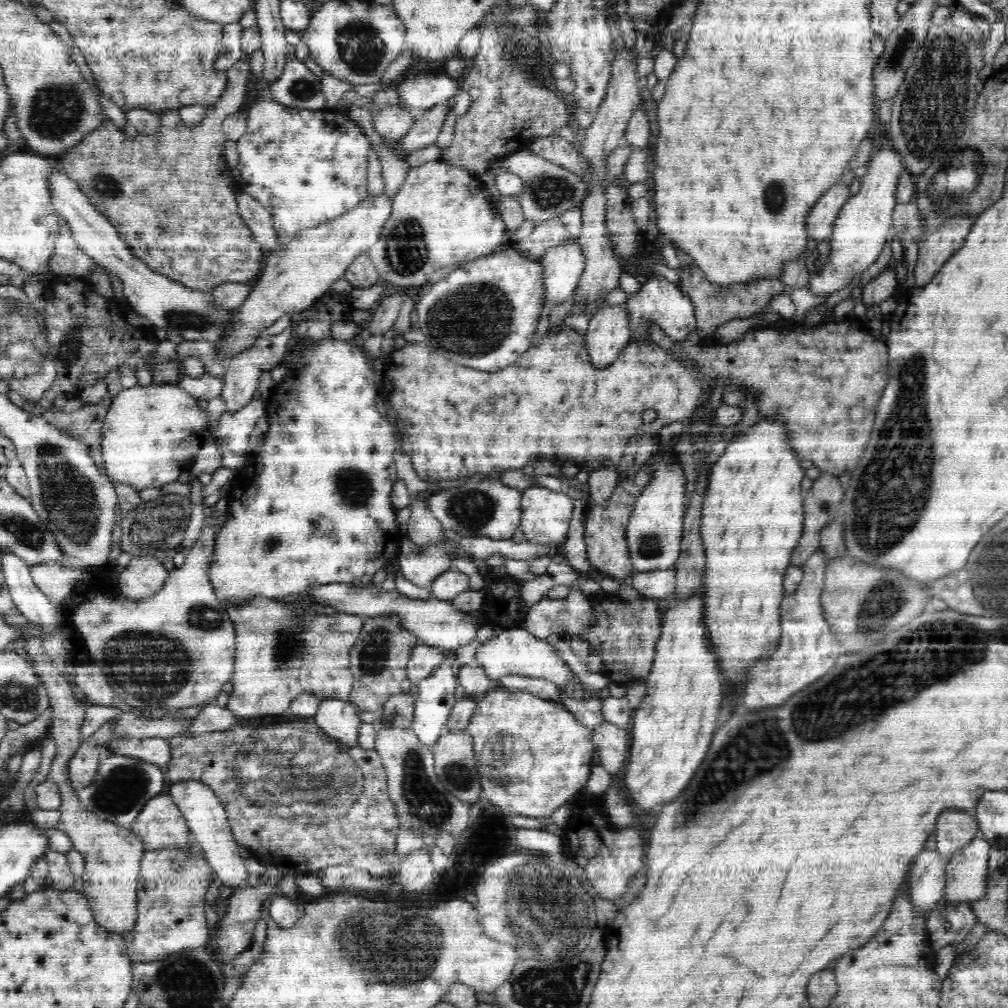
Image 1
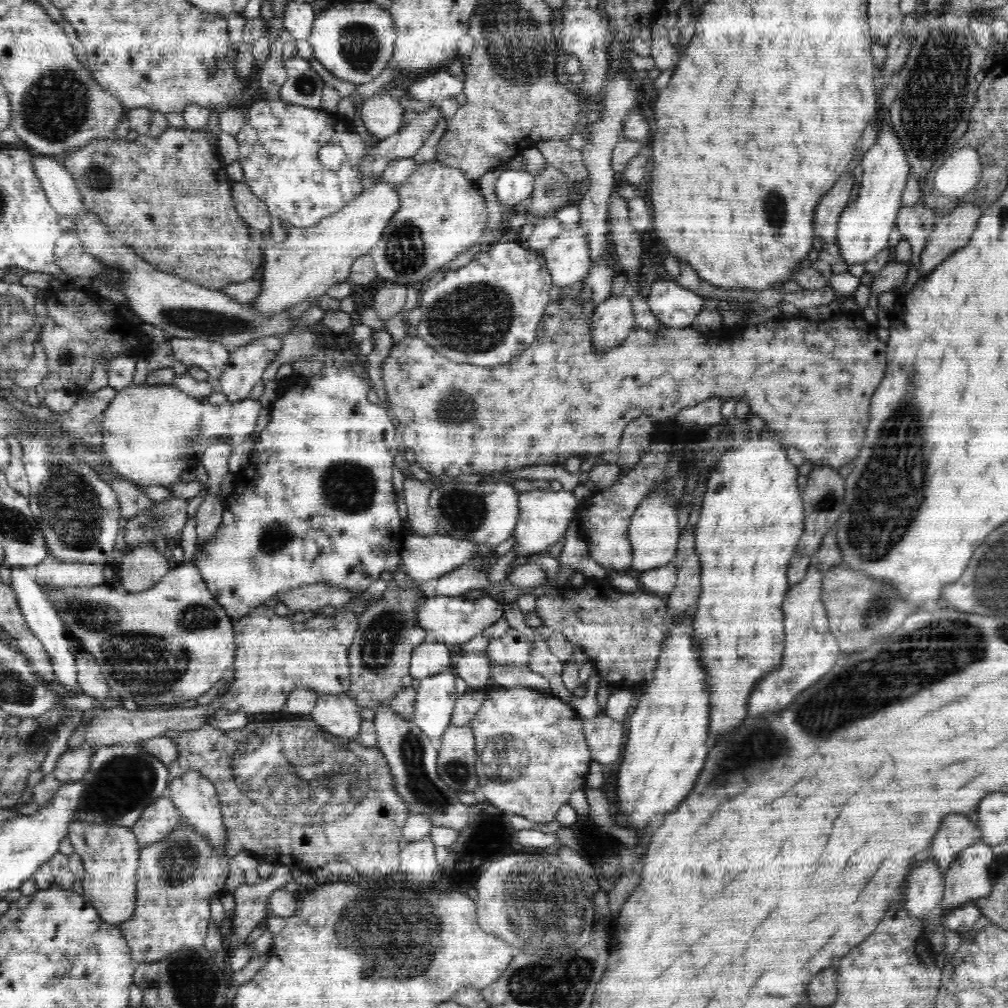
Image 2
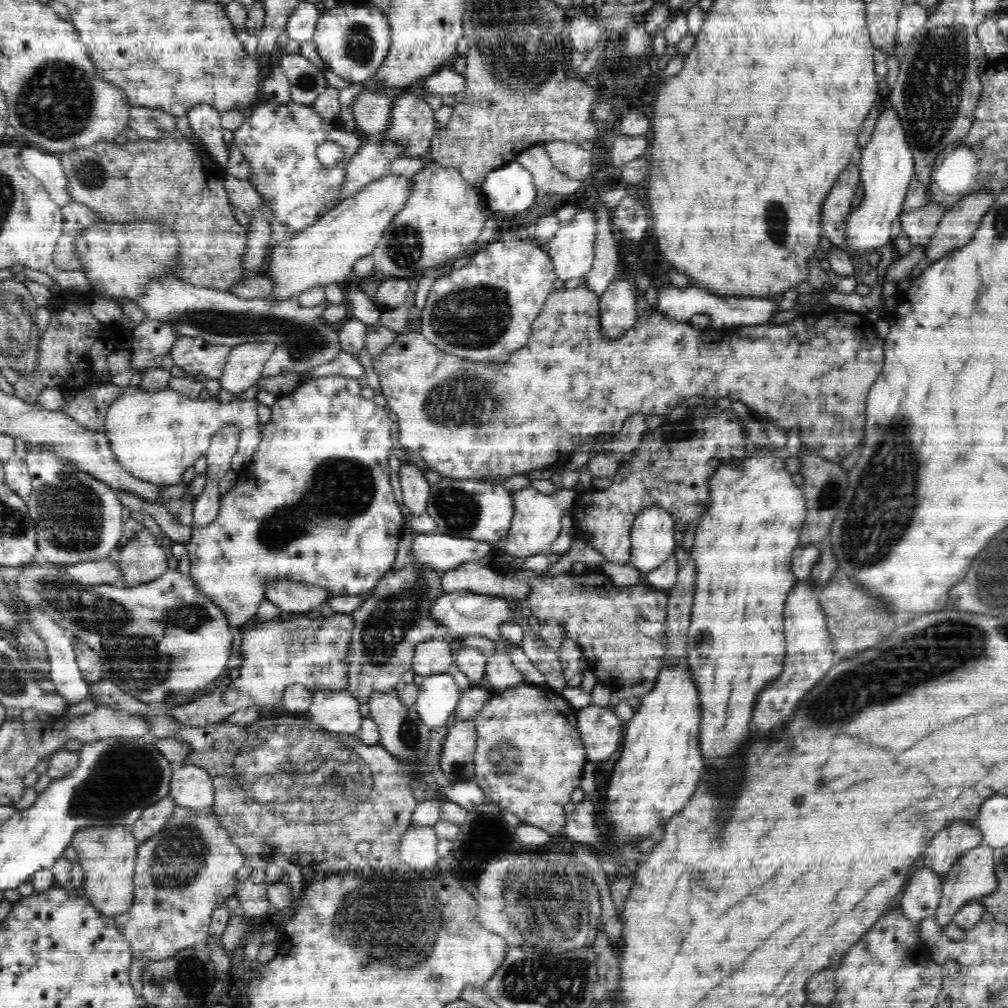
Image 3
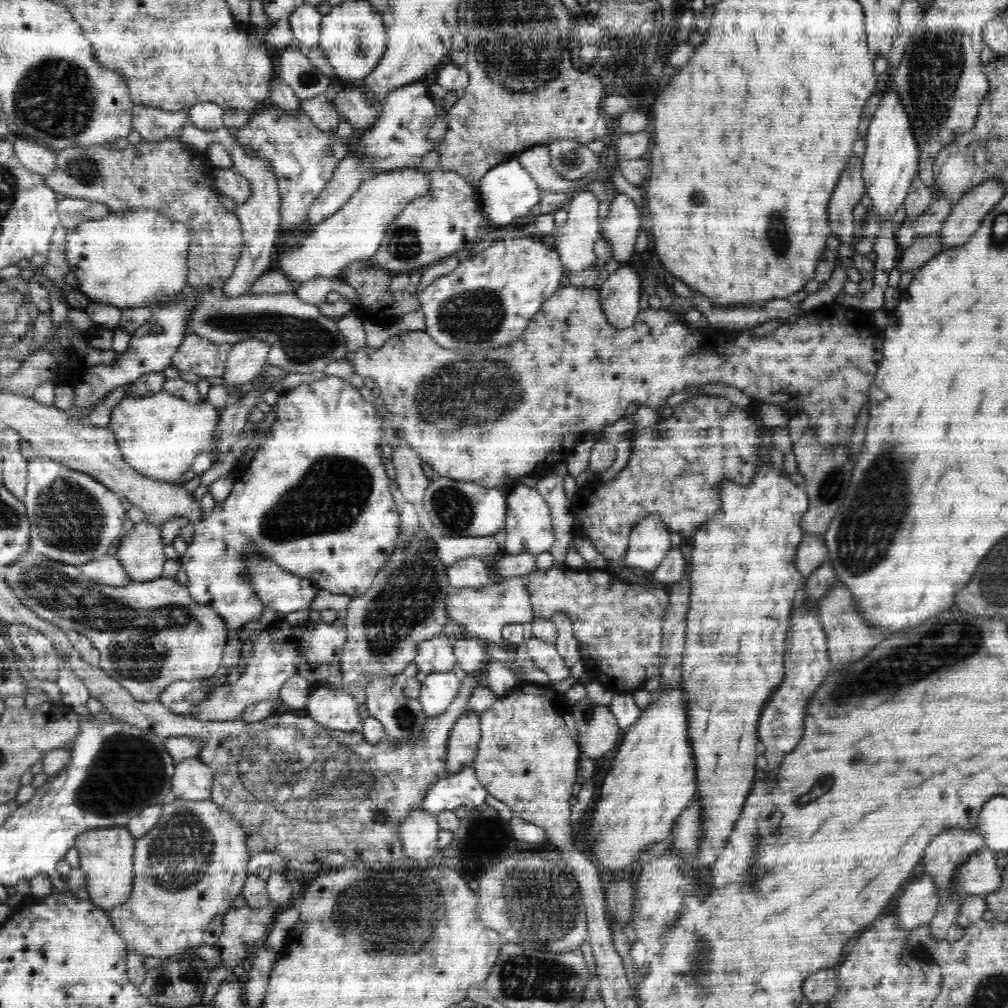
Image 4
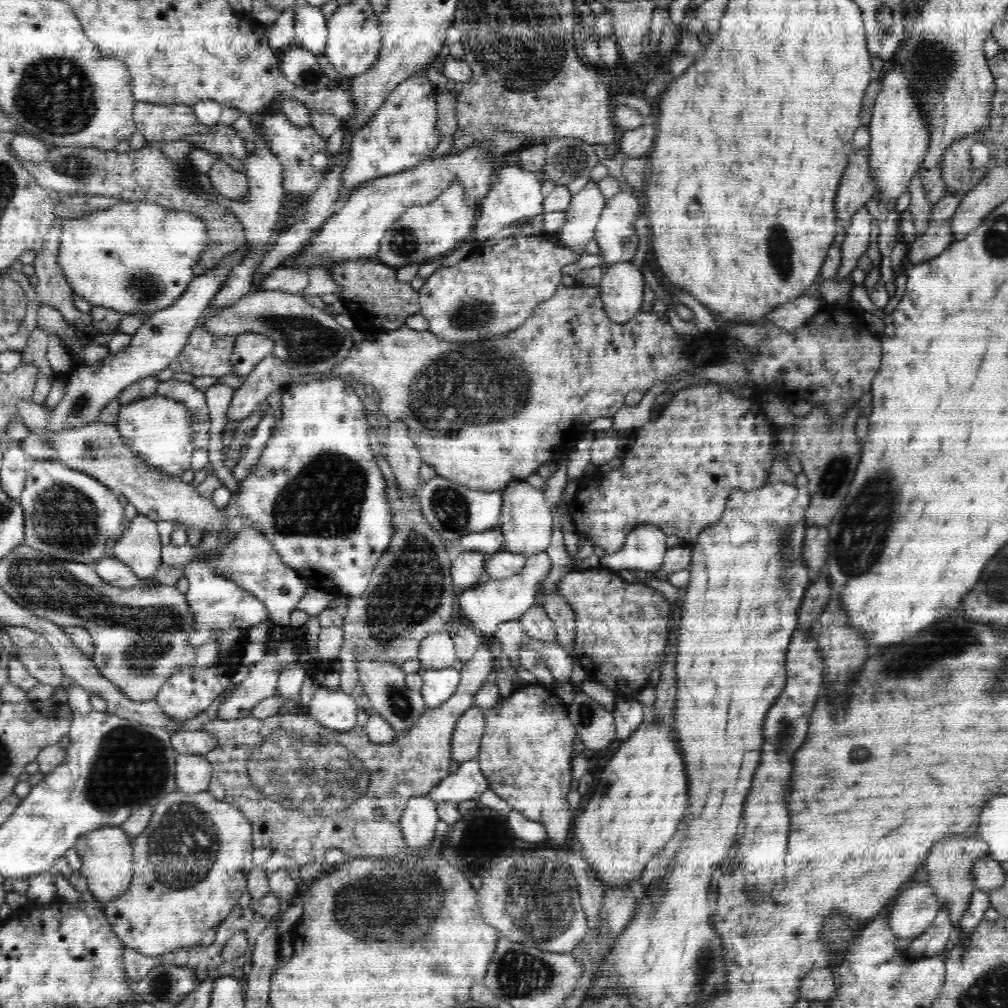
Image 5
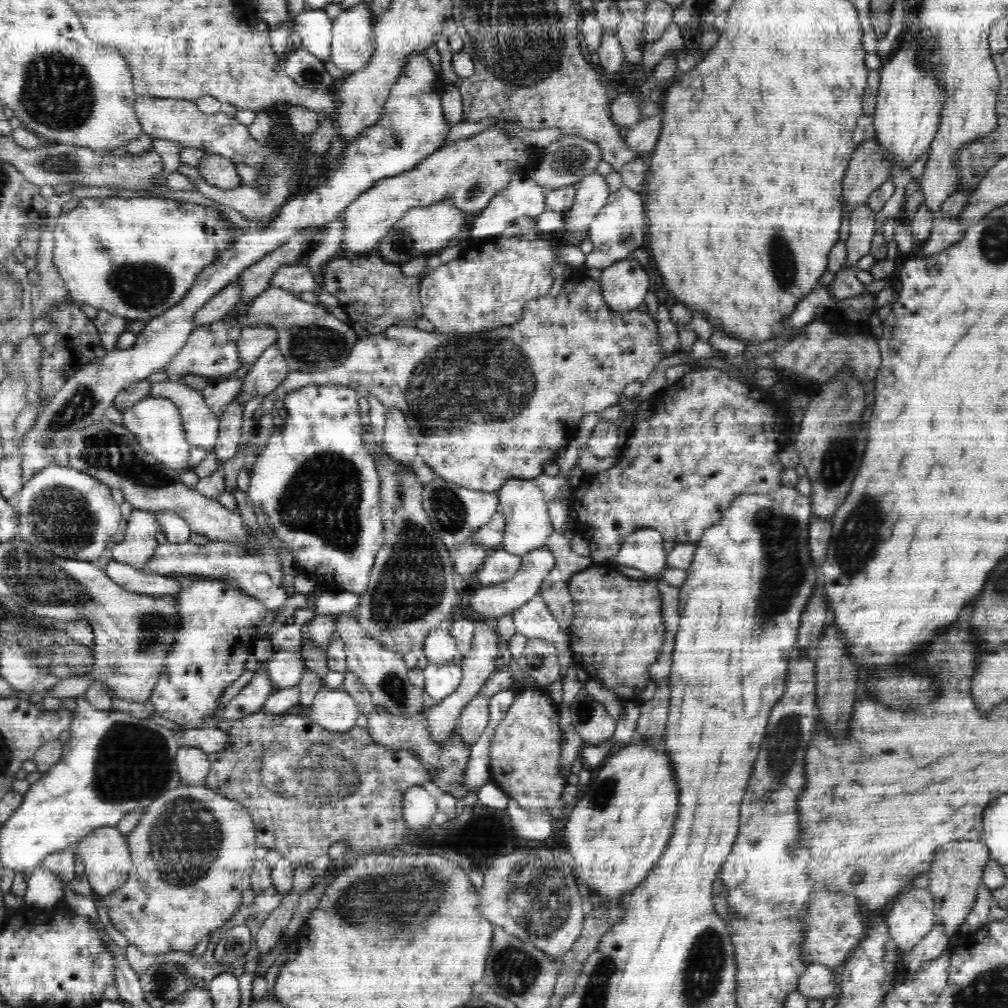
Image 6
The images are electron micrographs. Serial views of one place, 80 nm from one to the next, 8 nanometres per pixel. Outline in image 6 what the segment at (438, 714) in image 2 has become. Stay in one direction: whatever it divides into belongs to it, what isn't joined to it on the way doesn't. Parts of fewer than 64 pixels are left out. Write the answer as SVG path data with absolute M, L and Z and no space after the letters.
M454 662L444 665L430 663L423 672L425 679L423 691L432 698L434 705L450 696L458 688L463 676L461 666L456 666Z

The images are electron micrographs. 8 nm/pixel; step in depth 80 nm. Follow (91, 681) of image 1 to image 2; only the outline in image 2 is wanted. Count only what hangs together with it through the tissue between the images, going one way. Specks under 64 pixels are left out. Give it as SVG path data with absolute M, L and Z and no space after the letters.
M75 647L76 667L78 667L78 686L81 692L92 696L100 702L108 700L112 690L102 676L102 670L92 654Z

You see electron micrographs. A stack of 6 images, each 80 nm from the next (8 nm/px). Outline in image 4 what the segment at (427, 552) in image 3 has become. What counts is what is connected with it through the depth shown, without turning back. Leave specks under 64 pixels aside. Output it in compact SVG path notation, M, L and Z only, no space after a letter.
M497 533L495 536L460 536L436 538L434 548L437 549L438 558L441 558L442 565L446 568L453 566L457 561L469 558L480 557L490 560L497 556L500 551L500 544L505 543L505 533Z

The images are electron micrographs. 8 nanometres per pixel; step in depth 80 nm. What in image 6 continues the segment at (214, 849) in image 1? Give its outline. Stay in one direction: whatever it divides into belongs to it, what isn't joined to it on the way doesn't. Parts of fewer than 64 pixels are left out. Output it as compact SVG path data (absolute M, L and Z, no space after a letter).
M180 746L175 761L182 784L200 786L209 772L208 753L193 746Z

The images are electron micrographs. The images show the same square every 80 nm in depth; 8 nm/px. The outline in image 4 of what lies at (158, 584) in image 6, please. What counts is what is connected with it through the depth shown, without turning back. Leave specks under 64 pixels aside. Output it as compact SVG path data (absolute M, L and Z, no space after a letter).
M104 556L99 560L82 564L82 577L109 586L126 586L131 580L116 556Z

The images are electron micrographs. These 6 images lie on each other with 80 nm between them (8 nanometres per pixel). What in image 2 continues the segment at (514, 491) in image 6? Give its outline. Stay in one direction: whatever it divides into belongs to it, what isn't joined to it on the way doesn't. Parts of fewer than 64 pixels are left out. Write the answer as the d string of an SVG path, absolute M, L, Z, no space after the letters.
M533 489L519 492L518 496L518 523L512 538L516 544L512 550L503 557L499 557L497 563L490 568L487 580L490 584L502 583L507 578L507 569L515 557L527 556L532 558L537 554L546 553L548 547L552 547L559 542L567 532L569 524L574 520L579 501L576 500L572 491L560 491Z

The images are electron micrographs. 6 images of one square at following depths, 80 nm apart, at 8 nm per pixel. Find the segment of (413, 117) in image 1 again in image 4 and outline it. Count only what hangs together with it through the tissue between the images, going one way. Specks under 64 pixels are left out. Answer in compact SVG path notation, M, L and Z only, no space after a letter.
M343 90L334 98L330 97L330 103L335 106L339 114L355 128L366 131L375 124L382 113L381 104L370 103L363 98L361 90Z

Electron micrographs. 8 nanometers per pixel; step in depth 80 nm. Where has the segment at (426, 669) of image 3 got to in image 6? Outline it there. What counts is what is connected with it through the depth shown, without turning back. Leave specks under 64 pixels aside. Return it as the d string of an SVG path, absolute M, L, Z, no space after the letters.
M447 626L447 630L432 629L423 642L422 650L428 663L436 665L453 662L459 653L456 641L449 631L449 626Z

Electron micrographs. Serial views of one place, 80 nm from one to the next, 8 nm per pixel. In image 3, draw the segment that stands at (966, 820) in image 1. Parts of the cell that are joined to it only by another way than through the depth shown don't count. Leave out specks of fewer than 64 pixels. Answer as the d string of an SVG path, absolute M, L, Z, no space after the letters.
M956 822L944 827L938 836L932 838L926 848L924 866L941 878L967 850L983 843L982 831L975 824Z

